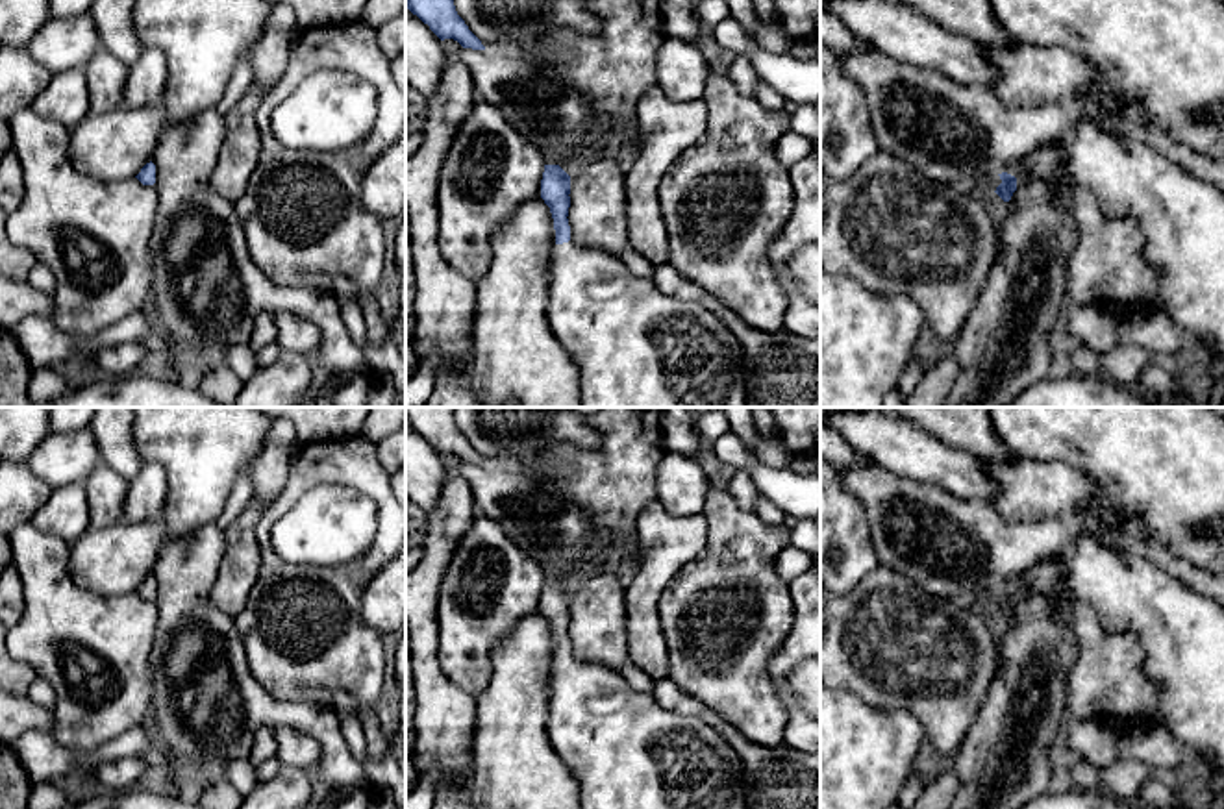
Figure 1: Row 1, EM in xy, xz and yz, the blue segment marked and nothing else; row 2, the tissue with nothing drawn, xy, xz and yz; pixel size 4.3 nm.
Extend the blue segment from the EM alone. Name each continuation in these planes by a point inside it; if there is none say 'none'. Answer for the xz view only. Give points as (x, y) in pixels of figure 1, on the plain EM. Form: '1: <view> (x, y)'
1: xz (626, 752)

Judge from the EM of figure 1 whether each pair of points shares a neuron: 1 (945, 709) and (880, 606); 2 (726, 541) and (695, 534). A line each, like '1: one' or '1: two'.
1: one
2: two

